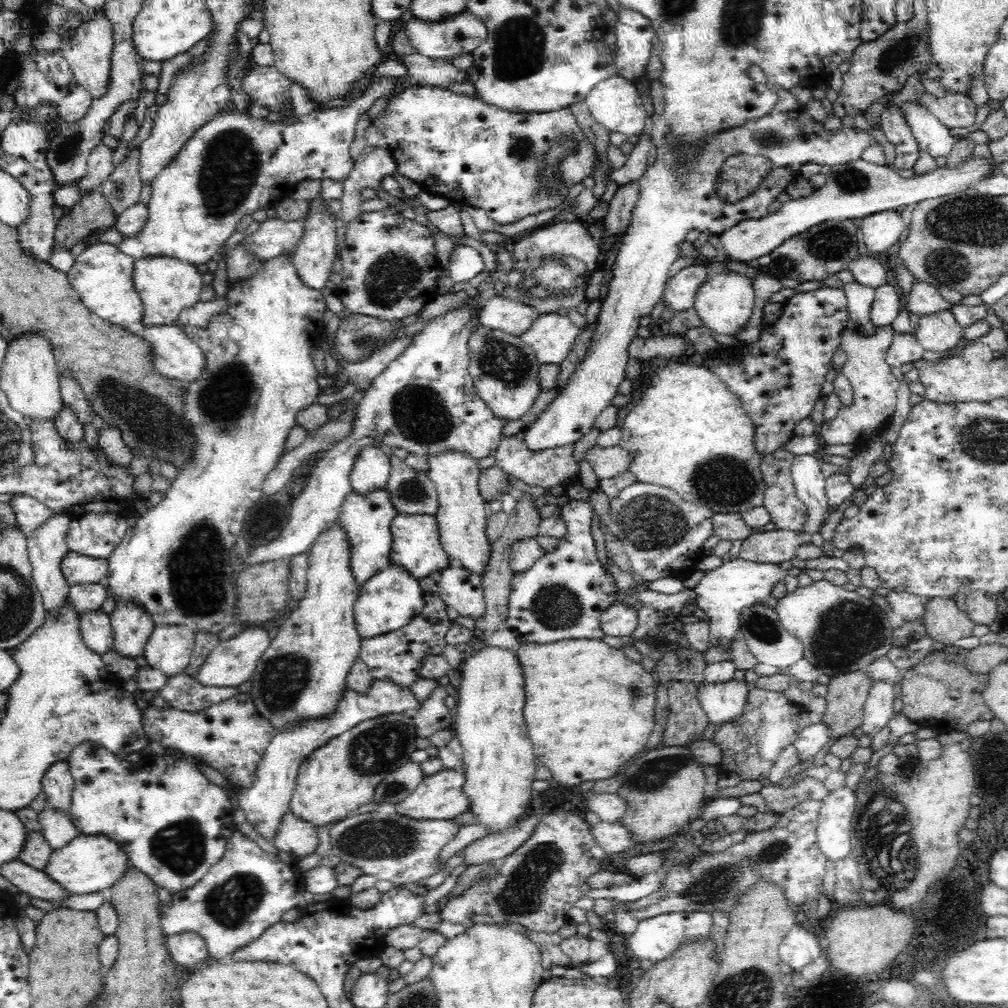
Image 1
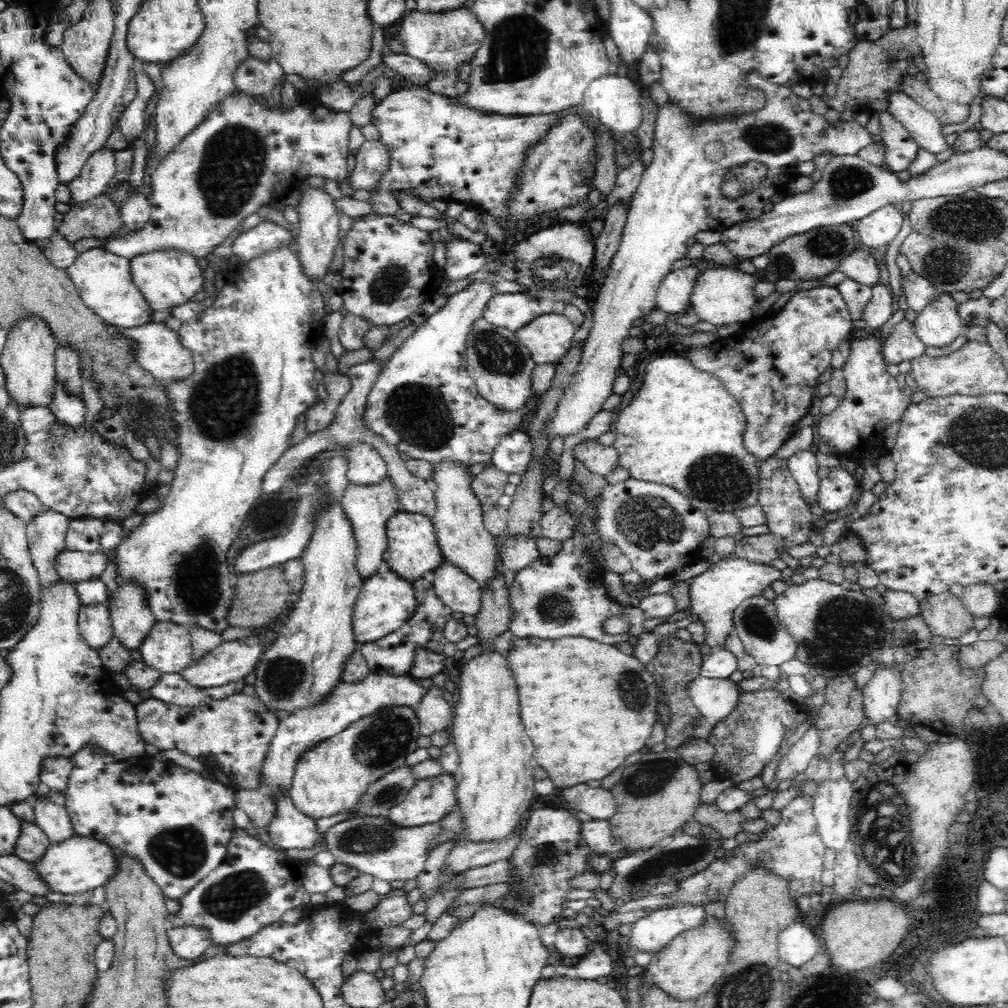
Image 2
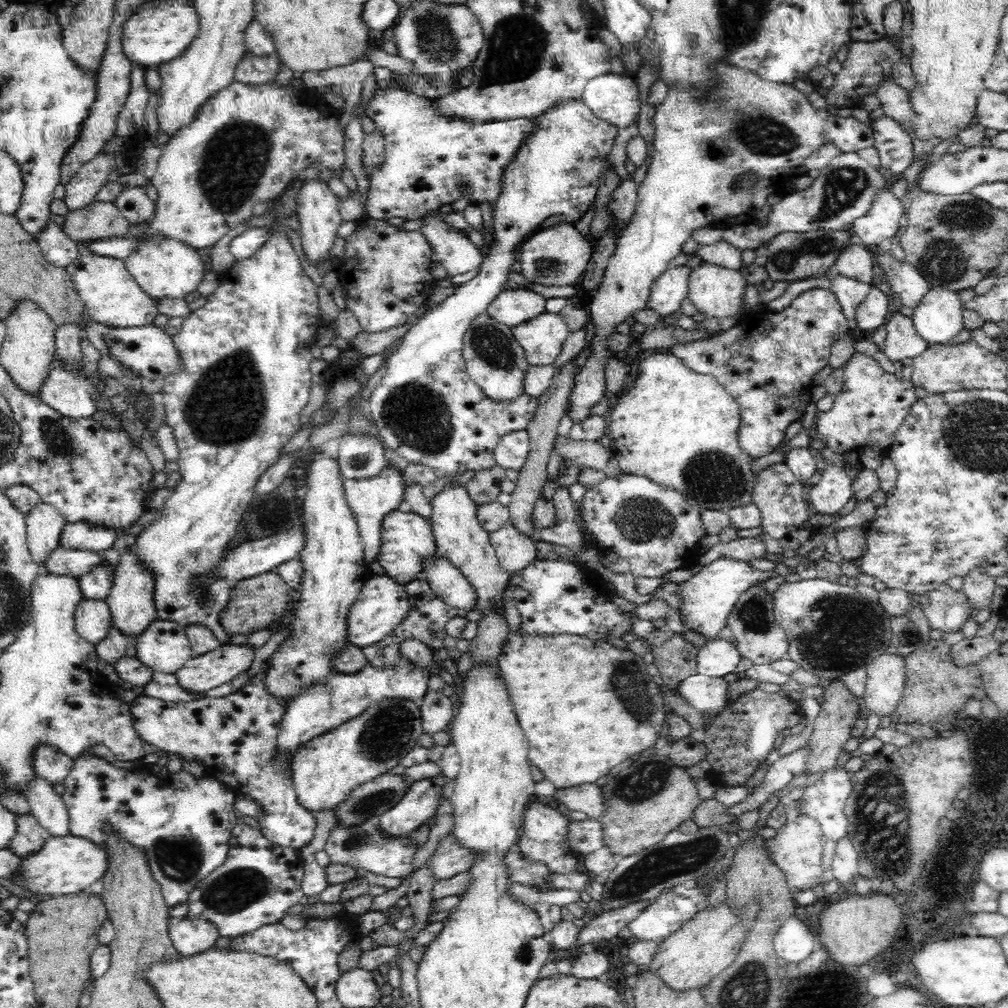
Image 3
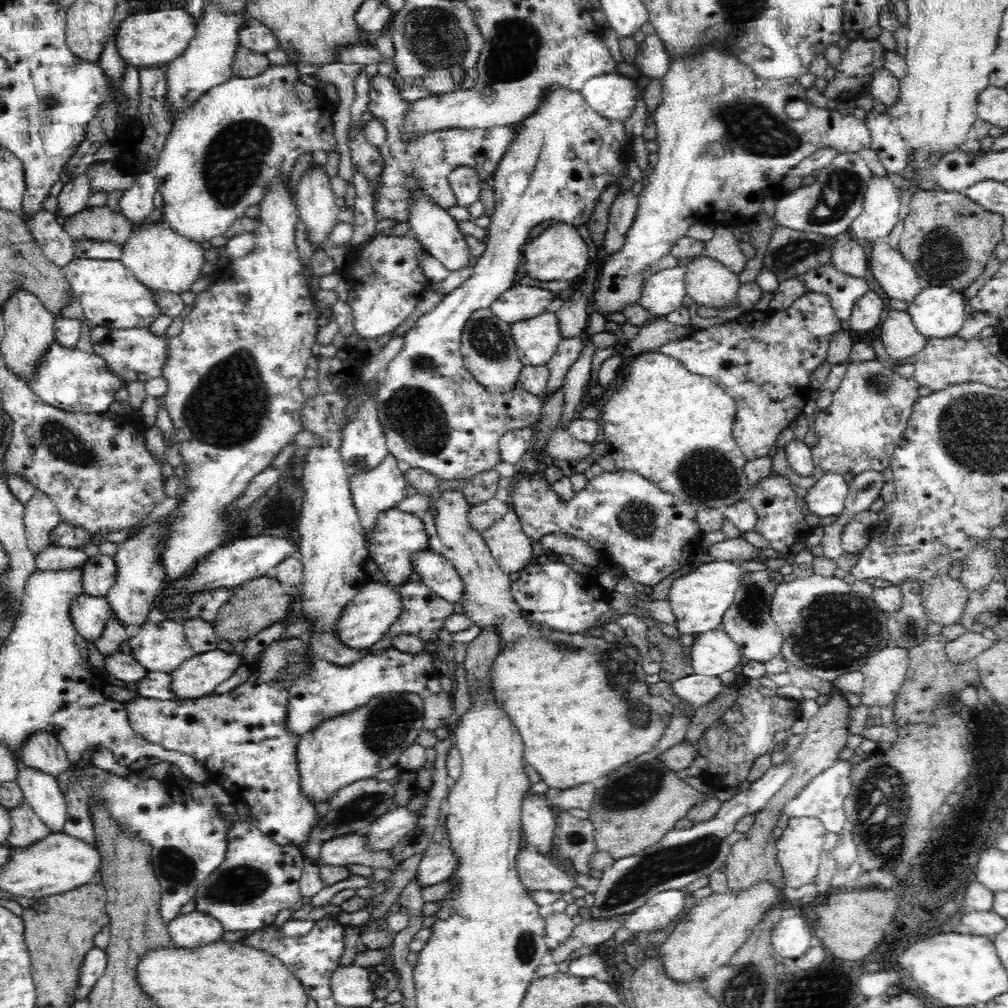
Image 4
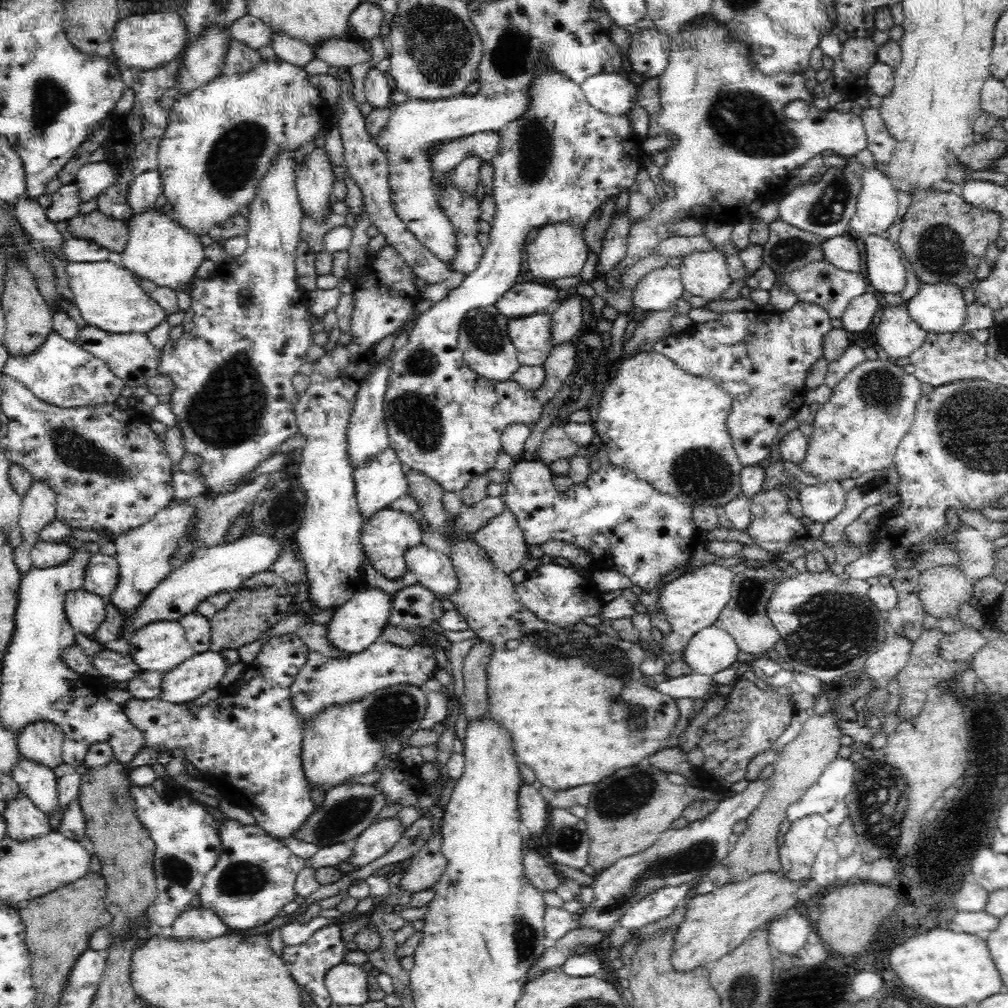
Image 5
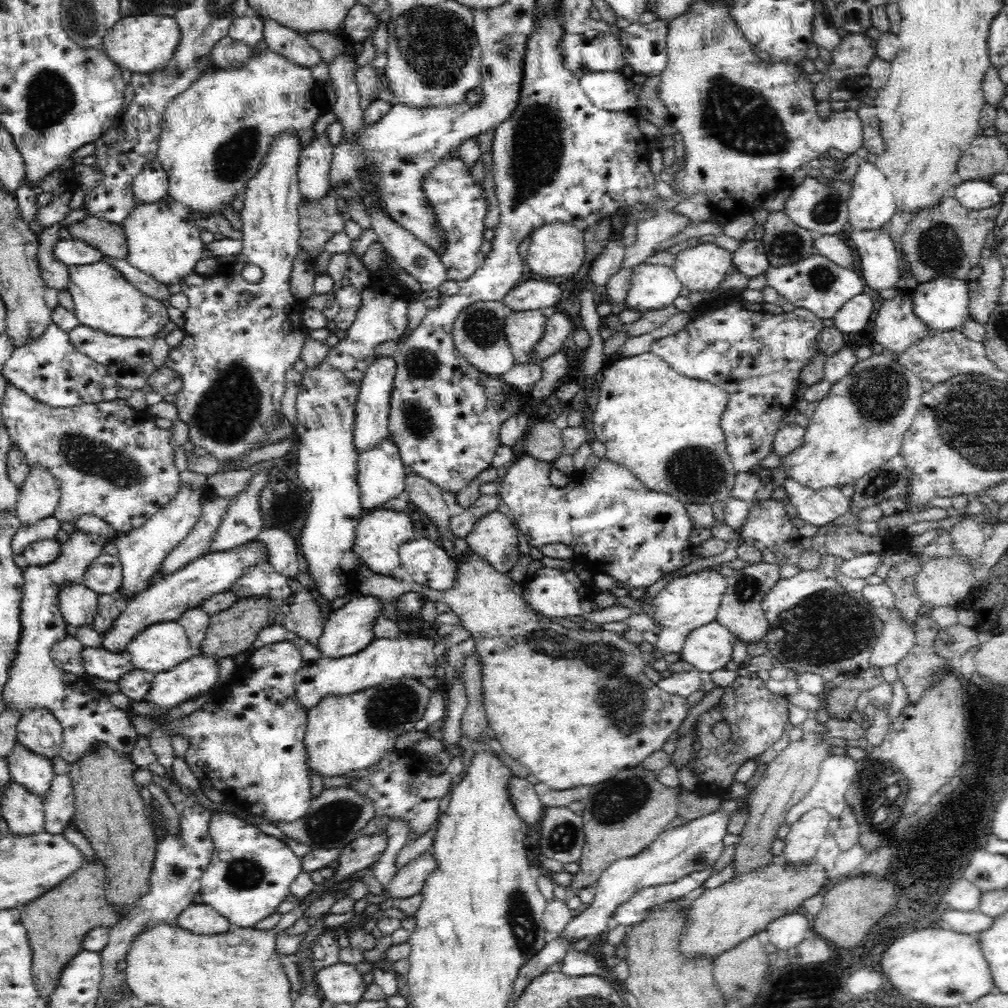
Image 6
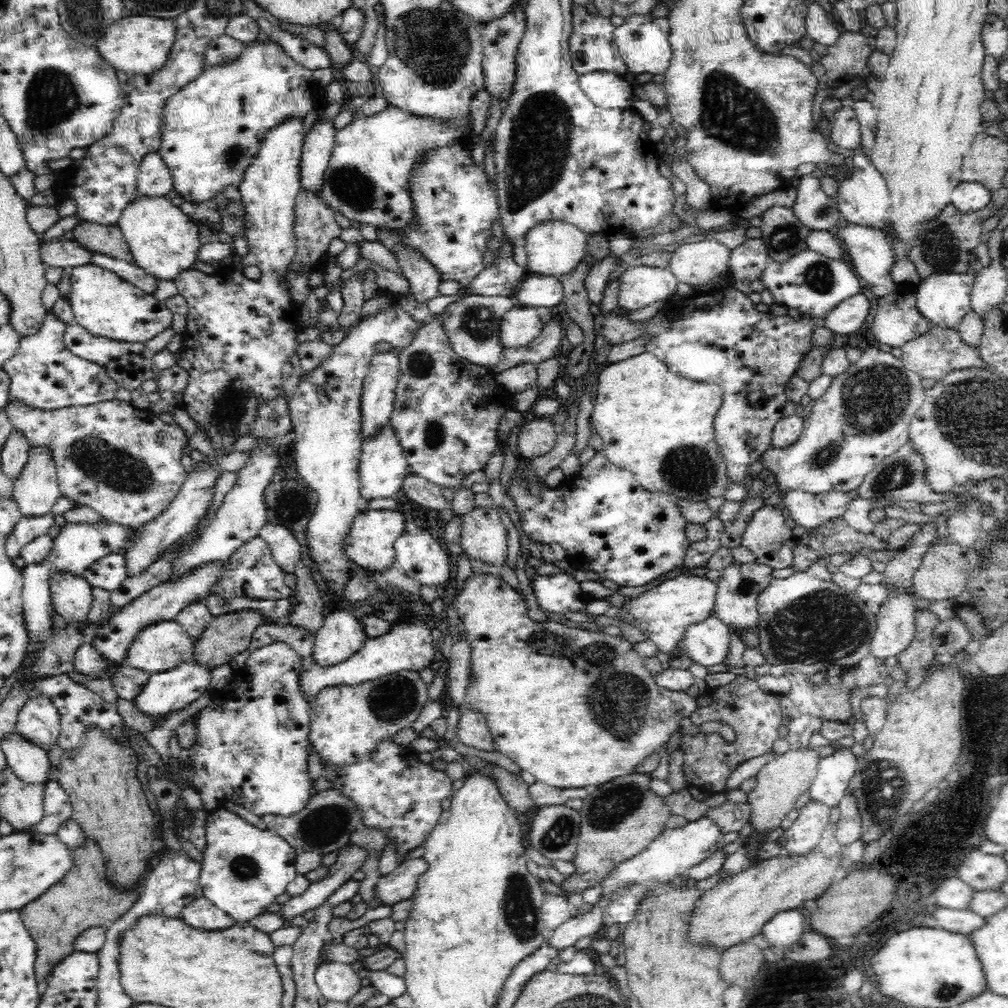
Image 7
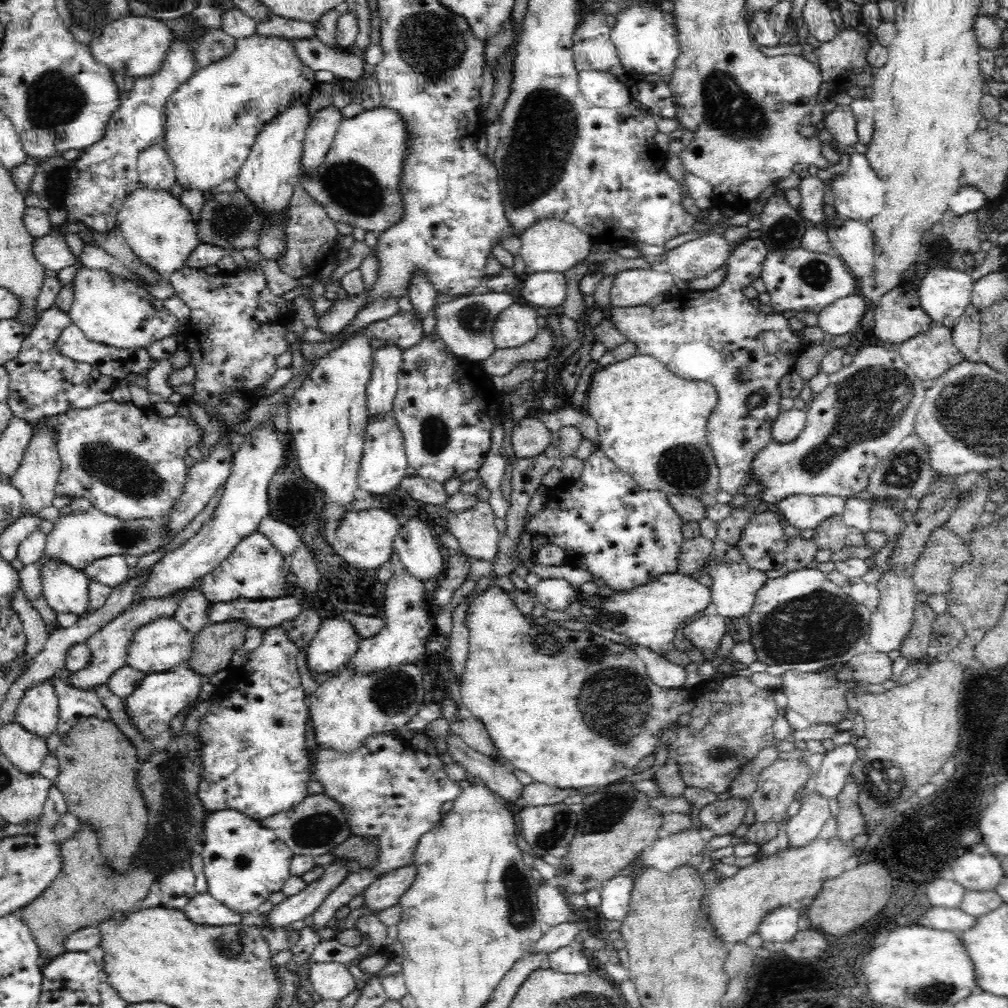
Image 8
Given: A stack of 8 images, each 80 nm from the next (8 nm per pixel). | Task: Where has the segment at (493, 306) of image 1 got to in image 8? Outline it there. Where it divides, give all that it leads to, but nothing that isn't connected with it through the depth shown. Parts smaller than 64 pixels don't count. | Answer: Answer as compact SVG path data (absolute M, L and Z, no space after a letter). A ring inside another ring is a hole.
M536 272L523 279L521 295L528 304L554 308L566 298L566 281L562 272Z

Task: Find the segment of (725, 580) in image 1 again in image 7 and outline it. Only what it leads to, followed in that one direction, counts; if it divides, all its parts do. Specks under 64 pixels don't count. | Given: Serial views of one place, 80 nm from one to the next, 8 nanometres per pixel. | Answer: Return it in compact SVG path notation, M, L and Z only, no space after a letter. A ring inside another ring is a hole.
M685 572L676 578L645 591L638 598L627 600L622 608L612 606L605 616L638 627L660 652L669 653L683 642L684 630L714 615L718 584L707 580L703 572Z

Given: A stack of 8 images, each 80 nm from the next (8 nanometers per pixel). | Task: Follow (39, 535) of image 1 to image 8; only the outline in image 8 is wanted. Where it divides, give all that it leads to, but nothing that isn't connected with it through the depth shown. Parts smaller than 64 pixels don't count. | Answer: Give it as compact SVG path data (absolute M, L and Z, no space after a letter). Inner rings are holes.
M40 426L38 430L33 430L33 436L24 450L24 458L9 480L9 483L23 496L21 506L25 508L25 512L38 512L52 504L52 500L56 498L55 488L60 474L61 462L55 442L55 432L49 426Z

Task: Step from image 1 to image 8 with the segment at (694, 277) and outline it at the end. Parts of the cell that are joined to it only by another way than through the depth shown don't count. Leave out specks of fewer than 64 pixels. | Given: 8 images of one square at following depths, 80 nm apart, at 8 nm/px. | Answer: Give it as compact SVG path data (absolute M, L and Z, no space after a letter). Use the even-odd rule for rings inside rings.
M665 268L620 271L612 282L609 306L642 306L658 294L669 296L670 288L675 285L672 276Z

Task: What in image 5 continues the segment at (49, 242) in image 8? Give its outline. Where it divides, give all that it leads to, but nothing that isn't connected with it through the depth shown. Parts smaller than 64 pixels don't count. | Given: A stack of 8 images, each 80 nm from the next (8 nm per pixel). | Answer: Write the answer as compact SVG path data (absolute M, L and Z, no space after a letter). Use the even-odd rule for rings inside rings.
M68 237L62 253L66 262L102 262L119 261L119 256L112 249L108 249L88 239Z

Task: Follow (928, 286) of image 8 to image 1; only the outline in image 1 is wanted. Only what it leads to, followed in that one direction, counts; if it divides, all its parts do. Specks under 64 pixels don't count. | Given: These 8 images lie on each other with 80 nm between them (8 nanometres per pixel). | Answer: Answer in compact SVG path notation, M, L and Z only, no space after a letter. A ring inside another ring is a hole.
M940 310L920 317L915 336L924 350L946 352L964 340L964 329L951 310Z

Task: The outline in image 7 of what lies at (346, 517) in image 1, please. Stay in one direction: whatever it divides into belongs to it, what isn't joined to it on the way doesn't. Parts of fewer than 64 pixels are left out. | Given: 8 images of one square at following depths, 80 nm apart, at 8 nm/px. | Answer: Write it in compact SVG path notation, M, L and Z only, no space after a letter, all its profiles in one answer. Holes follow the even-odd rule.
M388 424L374 434L372 438L363 440L361 444L361 457L359 464L360 494L365 501L376 500L376 498L392 498L400 491L404 479L409 475L408 463L403 453L402 445Z

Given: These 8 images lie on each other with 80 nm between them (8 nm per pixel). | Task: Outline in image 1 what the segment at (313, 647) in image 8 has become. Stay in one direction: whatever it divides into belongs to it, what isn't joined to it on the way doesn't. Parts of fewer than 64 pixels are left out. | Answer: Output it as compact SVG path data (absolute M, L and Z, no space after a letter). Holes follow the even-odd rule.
M396 564L389 565L360 589L354 606L357 631L362 638L388 634L410 623L412 618L420 614L424 606L424 589L420 587L419 580L409 574L408 570Z

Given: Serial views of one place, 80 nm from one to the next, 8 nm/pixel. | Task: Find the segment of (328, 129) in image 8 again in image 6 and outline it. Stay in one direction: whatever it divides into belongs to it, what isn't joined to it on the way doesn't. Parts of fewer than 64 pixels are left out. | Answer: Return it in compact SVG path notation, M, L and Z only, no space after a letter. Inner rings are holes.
M325 132L318 137L314 136L312 142L301 150L297 177L303 202L320 201L331 190L328 172L333 148Z

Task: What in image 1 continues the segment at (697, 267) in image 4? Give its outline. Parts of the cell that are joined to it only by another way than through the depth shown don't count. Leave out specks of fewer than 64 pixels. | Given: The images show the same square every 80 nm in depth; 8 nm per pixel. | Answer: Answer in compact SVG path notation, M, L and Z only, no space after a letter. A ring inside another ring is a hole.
M736 272L714 274L698 288L694 298L694 308L703 320L703 326L716 334L735 337L744 330L754 308L752 279Z

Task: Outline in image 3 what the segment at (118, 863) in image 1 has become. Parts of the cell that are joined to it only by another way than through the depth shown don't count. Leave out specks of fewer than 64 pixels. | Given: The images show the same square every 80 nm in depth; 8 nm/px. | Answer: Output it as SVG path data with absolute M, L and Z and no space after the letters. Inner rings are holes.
M66 835L50 836L42 848L26 858L21 858L20 872L11 881L28 892L37 894L37 898L60 897L66 894L78 894L96 880L103 878L108 870L108 853L102 845L86 838Z

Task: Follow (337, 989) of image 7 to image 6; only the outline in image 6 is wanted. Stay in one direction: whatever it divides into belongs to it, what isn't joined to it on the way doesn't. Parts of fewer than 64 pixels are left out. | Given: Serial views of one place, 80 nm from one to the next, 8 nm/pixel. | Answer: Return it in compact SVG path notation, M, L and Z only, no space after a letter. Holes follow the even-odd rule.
M342 961L322 968L315 979L324 998L334 1004L354 1005L362 1001L370 980L356 969L355 964L344 964Z

